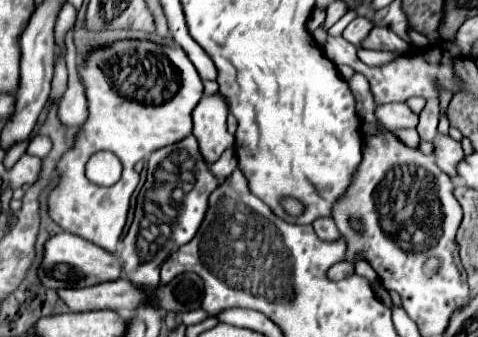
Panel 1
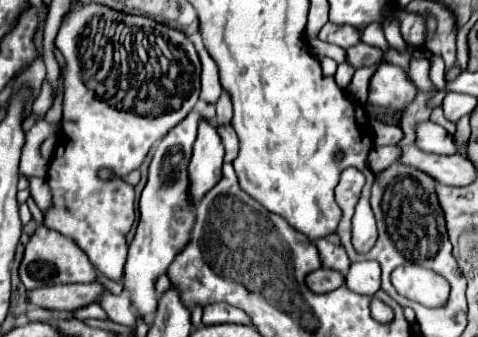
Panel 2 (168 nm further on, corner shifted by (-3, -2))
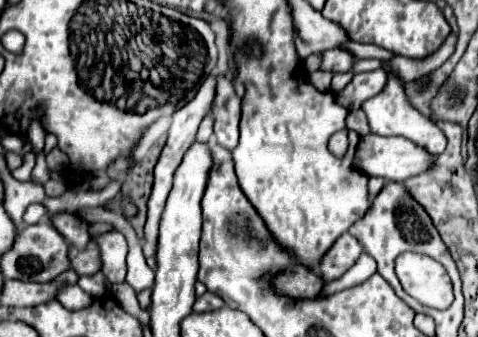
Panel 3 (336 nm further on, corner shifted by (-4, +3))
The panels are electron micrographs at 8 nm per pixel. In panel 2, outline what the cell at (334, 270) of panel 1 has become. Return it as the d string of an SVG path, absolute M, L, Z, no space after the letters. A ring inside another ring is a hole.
M321 267L321 269L317 269L317 271L313 271L313 273L307 275L307 285L315 293L335 291L343 283L345 283L345 275L339 273L339 271L331 271L327 267Z

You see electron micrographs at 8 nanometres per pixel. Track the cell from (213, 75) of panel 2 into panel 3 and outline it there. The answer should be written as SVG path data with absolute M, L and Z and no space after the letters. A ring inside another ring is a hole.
M224 74L218 76L216 100L212 104L214 136L216 136L216 142L228 150L234 150L238 144L240 110L242 110L242 100L236 96L232 82L228 82Z

